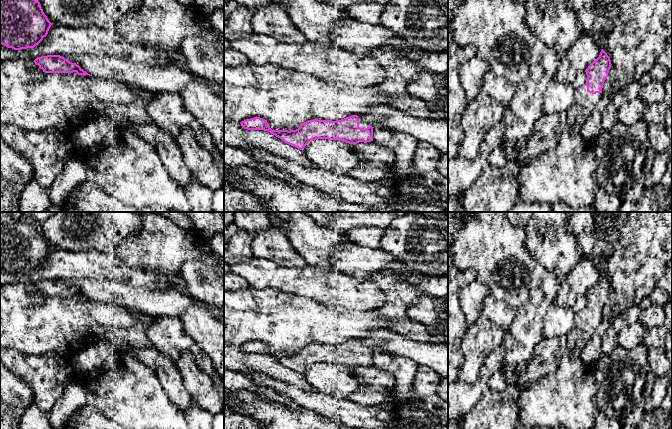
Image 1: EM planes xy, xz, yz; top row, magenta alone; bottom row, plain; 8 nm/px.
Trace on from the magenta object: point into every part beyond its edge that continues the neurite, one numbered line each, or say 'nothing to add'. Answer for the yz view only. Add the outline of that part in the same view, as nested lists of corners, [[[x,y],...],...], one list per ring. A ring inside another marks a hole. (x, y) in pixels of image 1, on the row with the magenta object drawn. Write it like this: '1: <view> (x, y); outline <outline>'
1: yz (584, 104); outline [[[586,84],[575,90],[575,100],[566,111],[567,129],[570,133],[580,134],[583,124],[592,114],[602,97],[602,93],[589,93]]]

